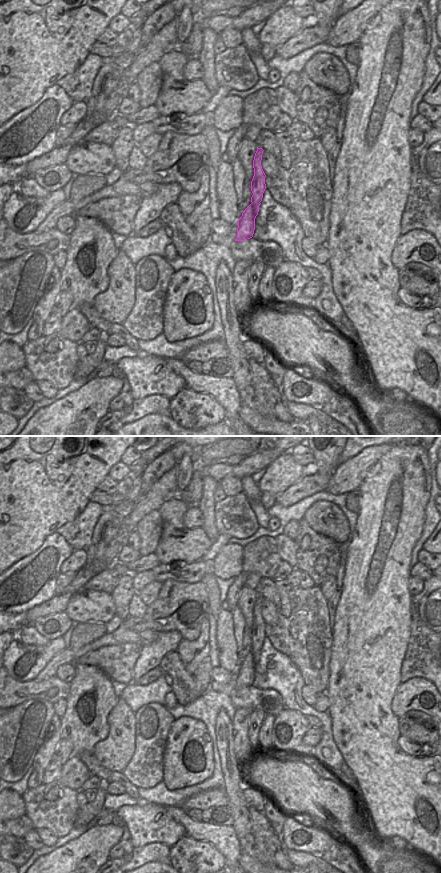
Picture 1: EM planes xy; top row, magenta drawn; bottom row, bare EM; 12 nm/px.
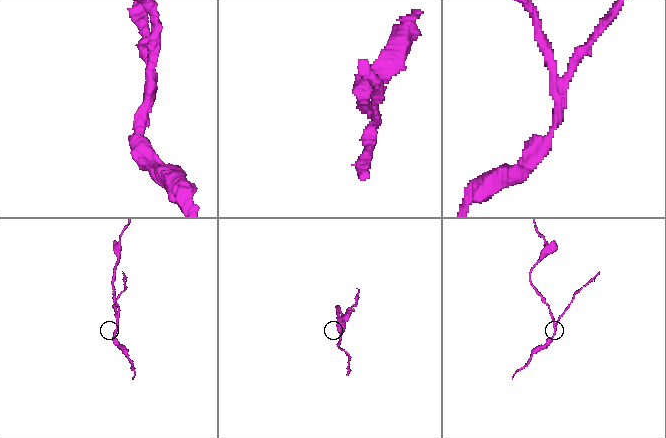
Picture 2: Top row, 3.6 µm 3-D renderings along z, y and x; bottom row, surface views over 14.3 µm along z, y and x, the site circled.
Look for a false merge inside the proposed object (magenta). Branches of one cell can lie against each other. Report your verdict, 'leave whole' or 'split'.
split

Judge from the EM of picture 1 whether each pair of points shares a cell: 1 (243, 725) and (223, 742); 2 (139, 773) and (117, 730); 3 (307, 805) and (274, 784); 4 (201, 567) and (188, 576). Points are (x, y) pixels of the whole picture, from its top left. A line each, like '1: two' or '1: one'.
1: two
2: two
3: one
4: one

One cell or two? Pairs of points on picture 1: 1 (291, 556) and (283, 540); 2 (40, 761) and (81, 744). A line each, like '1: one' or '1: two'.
1: one
2: two

